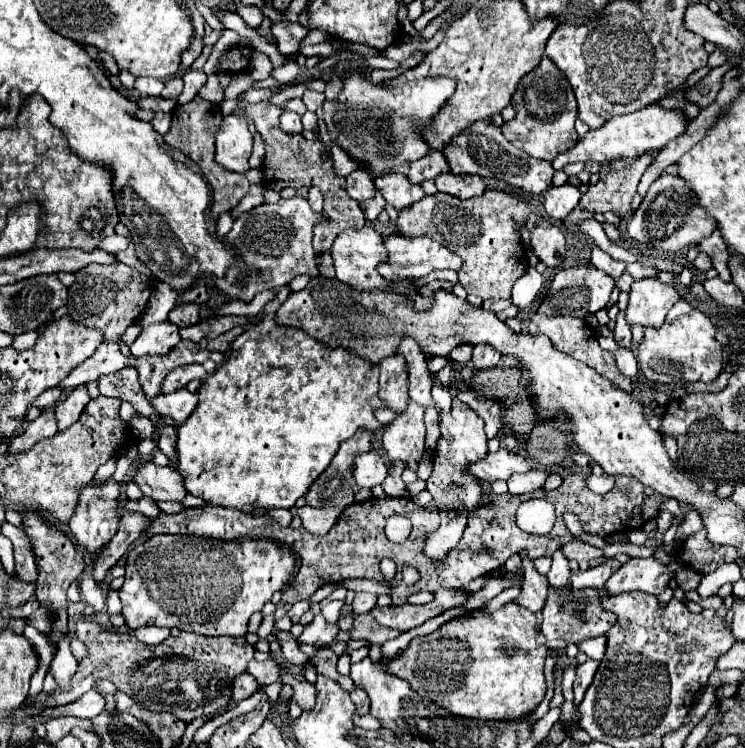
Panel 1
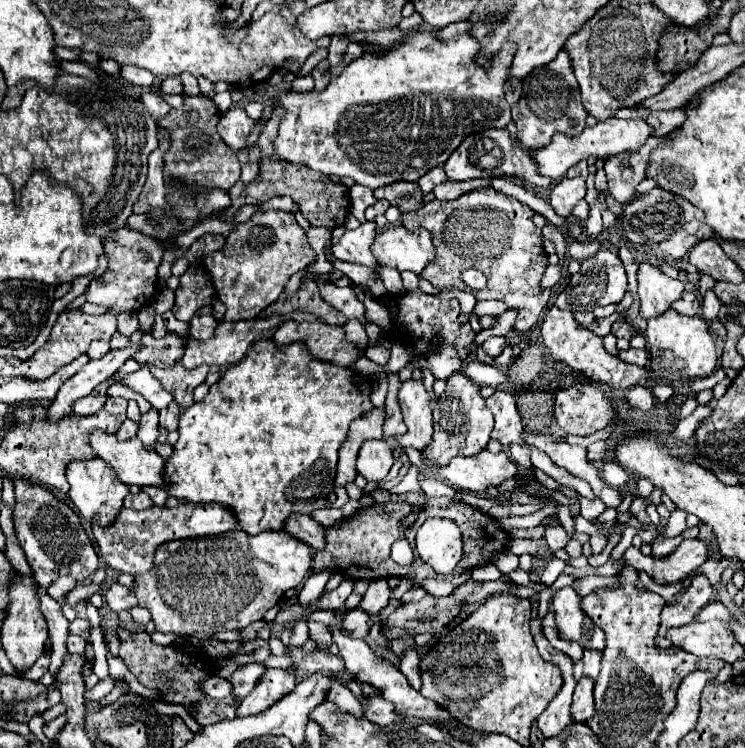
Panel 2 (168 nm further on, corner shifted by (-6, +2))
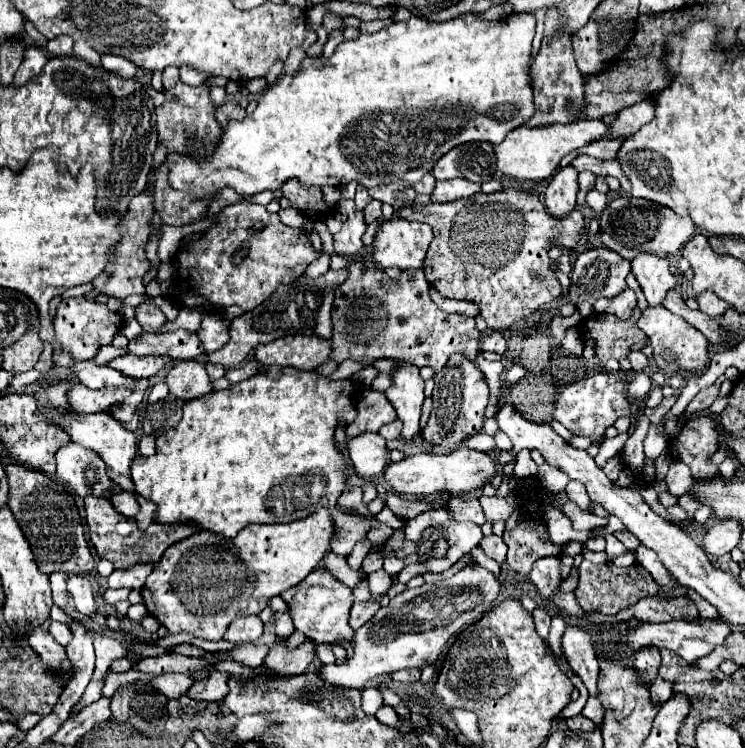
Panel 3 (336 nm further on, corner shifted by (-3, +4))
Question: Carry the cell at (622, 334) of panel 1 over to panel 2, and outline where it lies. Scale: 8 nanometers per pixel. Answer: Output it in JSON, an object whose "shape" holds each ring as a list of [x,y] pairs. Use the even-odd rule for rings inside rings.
{"shape":[[[629,348],[629,350],[619,350],[617,358],[621,358],[627,364],[637,364],[637,366],[647,366],[647,348]]]}

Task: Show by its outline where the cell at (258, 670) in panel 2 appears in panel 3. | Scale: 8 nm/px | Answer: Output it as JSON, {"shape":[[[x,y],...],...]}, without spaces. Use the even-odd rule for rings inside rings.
{"shape":[[[212,672],[202,680],[194,680],[188,690],[188,696],[198,702],[220,702],[224,698],[224,692],[228,692],[226,680],[228,680],[228,674]]]}

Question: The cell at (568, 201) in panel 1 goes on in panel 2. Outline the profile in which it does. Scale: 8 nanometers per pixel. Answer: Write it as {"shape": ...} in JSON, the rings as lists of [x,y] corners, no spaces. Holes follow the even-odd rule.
{"shape":[[[563,178],[551,190],[551,206],[559,216],[571,216],[579,200],[585,198],[585,180],[583,178]]]}

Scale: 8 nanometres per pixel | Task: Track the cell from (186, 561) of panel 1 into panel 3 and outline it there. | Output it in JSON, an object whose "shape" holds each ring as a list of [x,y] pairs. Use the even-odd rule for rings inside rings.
{"shape":[[[328,508],[290,524],[246,526],[234,538],[196,532],[164,552],[142,588],[144,604],[170,634],[190,632],[196,638],[216,642],[234,618],[260,614],[268,606],[268,598],[300,584],[330,552],[334,532]],[[254,592],[256,608],[250,608]]]}

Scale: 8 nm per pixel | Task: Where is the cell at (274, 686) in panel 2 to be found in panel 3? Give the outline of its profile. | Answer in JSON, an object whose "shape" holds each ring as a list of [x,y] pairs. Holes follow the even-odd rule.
{"shape":[[[276,638],[264,660],[264,666],[268,666],[272,672],[278,672],[282,676],[286,674],[296,676],[308,670],[314,656],[316,656],[316,642],[312,640],[304,640],[302,644],[290,648],[286,646],[286,638]]]}

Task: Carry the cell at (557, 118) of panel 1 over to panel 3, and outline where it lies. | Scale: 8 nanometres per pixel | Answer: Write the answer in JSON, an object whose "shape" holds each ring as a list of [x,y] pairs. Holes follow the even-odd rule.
{"shape":[[[556,8],[548,10],[546,14],[546,30],[540,52],[532,60],[532,88],[534,88],[534,104],[536,114],[528,122],[528,126],[544,126],[544,124],[568,124],[576,122],[576,110],[580,110],[580,102],[584,100],[584,78],[574,62],[572,54],[572,34],[562,30],[562,18]]]}

